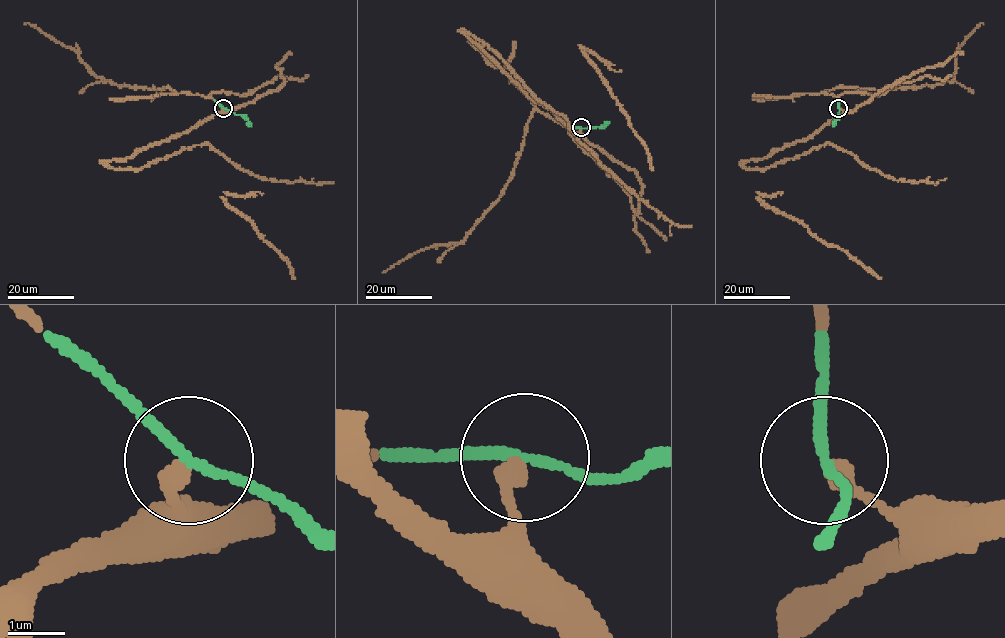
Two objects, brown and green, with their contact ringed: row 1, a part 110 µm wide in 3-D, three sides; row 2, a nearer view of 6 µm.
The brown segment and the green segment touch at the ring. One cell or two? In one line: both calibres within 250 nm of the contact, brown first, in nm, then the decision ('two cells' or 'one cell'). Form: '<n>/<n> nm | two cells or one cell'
320/150 nm | one cell

